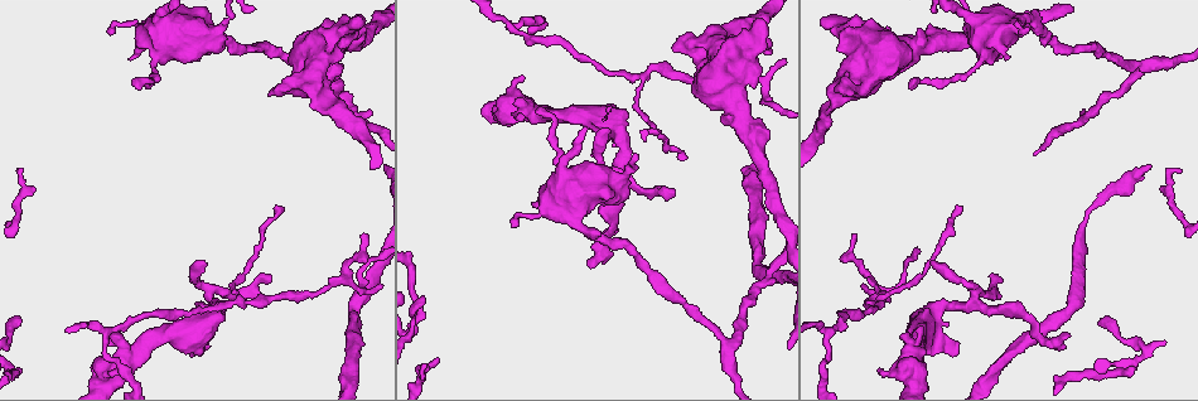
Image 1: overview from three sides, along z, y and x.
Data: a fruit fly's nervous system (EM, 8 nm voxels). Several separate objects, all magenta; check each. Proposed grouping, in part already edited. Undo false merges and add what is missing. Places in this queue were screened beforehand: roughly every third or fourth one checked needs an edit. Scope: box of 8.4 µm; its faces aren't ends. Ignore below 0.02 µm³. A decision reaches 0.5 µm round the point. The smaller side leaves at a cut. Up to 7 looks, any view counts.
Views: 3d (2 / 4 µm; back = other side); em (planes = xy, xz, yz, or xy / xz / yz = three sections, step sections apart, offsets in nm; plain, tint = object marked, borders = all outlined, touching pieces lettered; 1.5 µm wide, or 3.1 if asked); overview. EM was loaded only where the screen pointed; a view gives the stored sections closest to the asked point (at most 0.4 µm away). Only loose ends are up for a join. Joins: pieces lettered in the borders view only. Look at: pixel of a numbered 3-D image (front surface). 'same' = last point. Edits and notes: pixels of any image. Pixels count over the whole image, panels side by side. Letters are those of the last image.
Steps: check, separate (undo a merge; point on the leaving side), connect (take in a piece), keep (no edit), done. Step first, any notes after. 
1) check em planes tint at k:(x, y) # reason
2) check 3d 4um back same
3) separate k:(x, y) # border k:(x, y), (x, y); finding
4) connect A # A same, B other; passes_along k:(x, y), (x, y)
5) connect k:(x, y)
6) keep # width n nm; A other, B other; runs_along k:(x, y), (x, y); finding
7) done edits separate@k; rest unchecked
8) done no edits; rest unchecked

check em xy step 8 plain at 1:(533, 205) # thick end

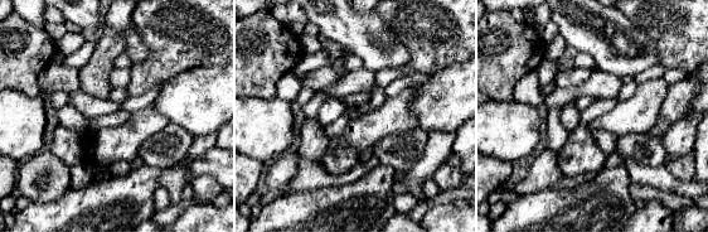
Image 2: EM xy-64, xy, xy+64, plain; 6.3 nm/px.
check em xy step 8 borders same

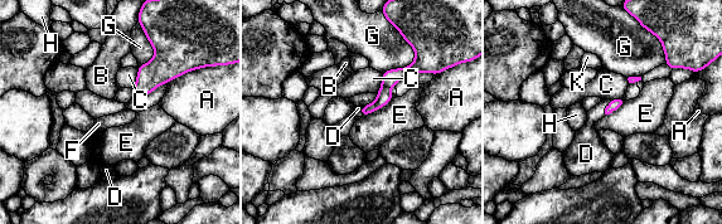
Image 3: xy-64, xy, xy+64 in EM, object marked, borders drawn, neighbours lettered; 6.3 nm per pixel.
connect D # A other, B other, C other, D same, E other, F other, G other, H other, K other; it goes on there

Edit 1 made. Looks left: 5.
check overview # see it whole again

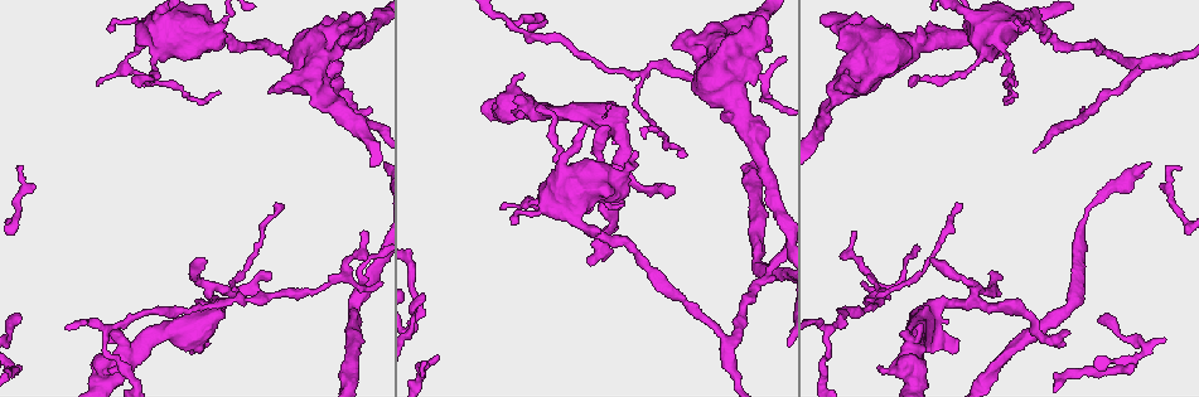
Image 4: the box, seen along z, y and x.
check 3d 2um at 4:(671, 187) # thin end

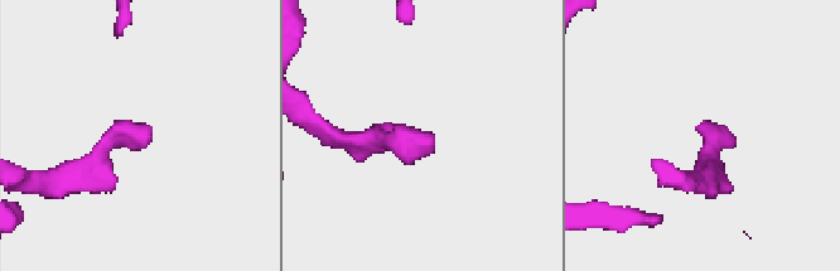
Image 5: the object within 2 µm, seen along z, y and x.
check em planes borders at 5:(146, 145) # now the EM

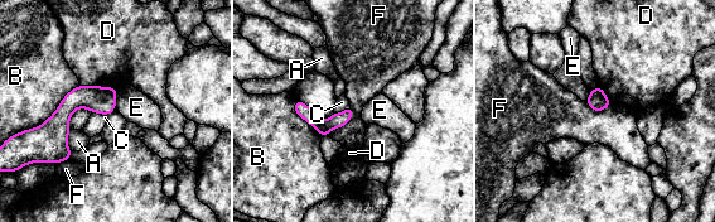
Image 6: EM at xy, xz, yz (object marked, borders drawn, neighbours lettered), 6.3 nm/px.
keep # A other, B other, C other, D other, E other, F other; border 6:(351, 105), (352, 117), (327, 135); none of them fits

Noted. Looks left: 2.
check em planes tint at 4:(242, 299)

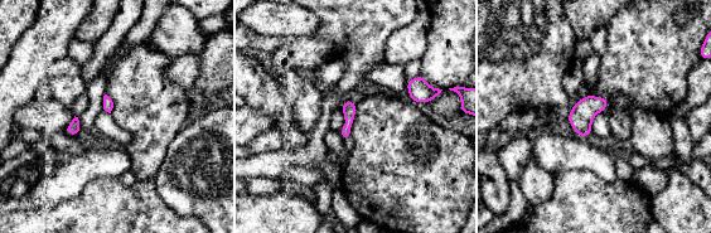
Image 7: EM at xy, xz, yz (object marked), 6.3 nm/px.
check em planes borders same # see the neighbours

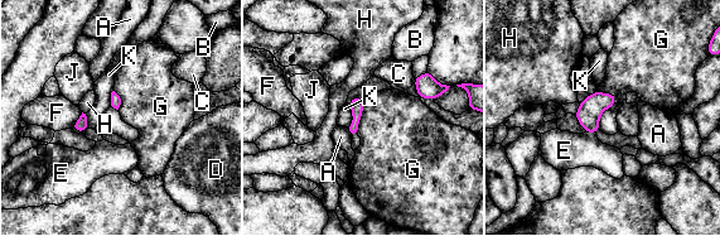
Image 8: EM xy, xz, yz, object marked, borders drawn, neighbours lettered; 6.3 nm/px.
keep # width 20 nm; A other, B other, C other, D other, E other, F other, G other, H other, J other, K other; one neuron here

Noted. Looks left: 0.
done edits connect@3; rest unchecked

